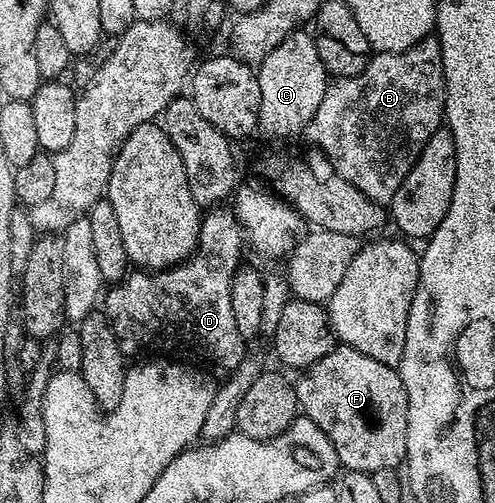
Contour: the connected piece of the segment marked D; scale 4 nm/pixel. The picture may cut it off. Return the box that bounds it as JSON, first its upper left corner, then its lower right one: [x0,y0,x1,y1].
[106,208,245,372]

